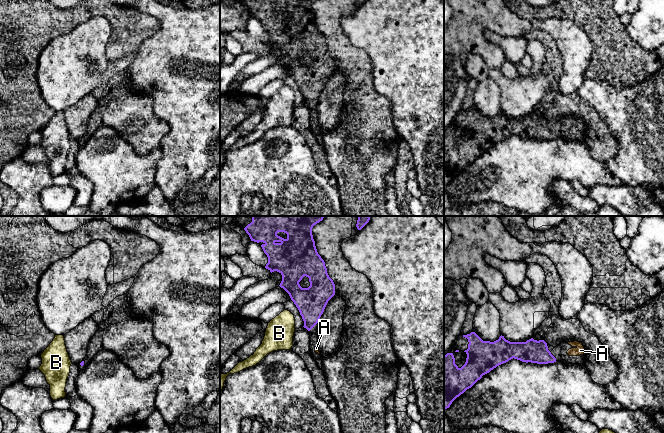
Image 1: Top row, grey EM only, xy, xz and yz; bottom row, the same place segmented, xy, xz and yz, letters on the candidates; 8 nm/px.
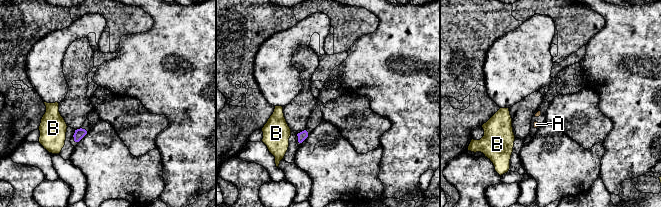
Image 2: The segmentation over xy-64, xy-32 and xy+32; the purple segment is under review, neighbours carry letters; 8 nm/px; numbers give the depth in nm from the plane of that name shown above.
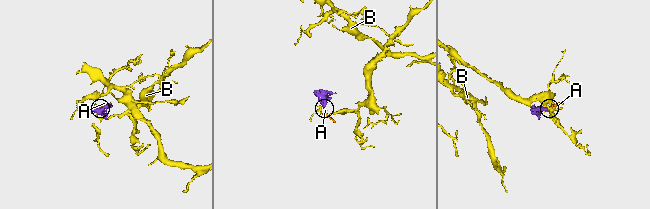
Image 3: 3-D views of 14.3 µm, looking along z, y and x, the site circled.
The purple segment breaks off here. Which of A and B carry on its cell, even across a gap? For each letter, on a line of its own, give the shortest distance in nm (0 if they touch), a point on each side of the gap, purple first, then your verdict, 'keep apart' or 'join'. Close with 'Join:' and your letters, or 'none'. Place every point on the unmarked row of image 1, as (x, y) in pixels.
A: gap 100 nm; span yz (555, 134), (567, 129); join
B: gap 60 nm; span xz (300, 90), (293, 91); keep apart
Join: A

